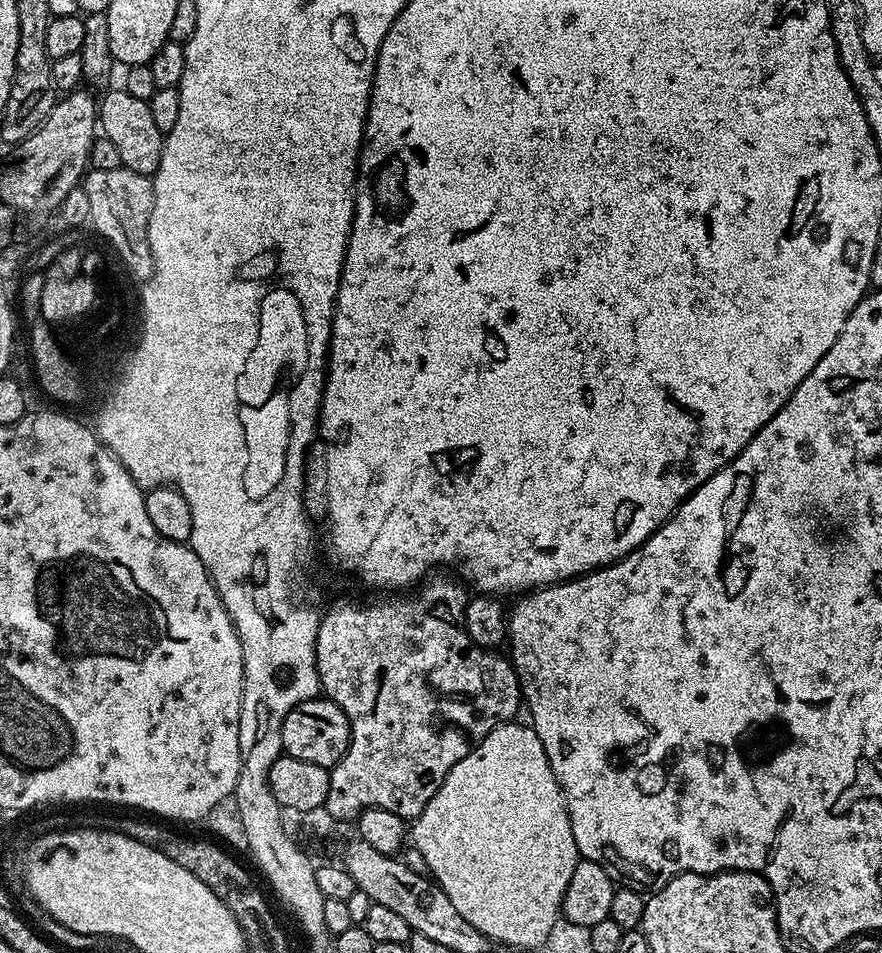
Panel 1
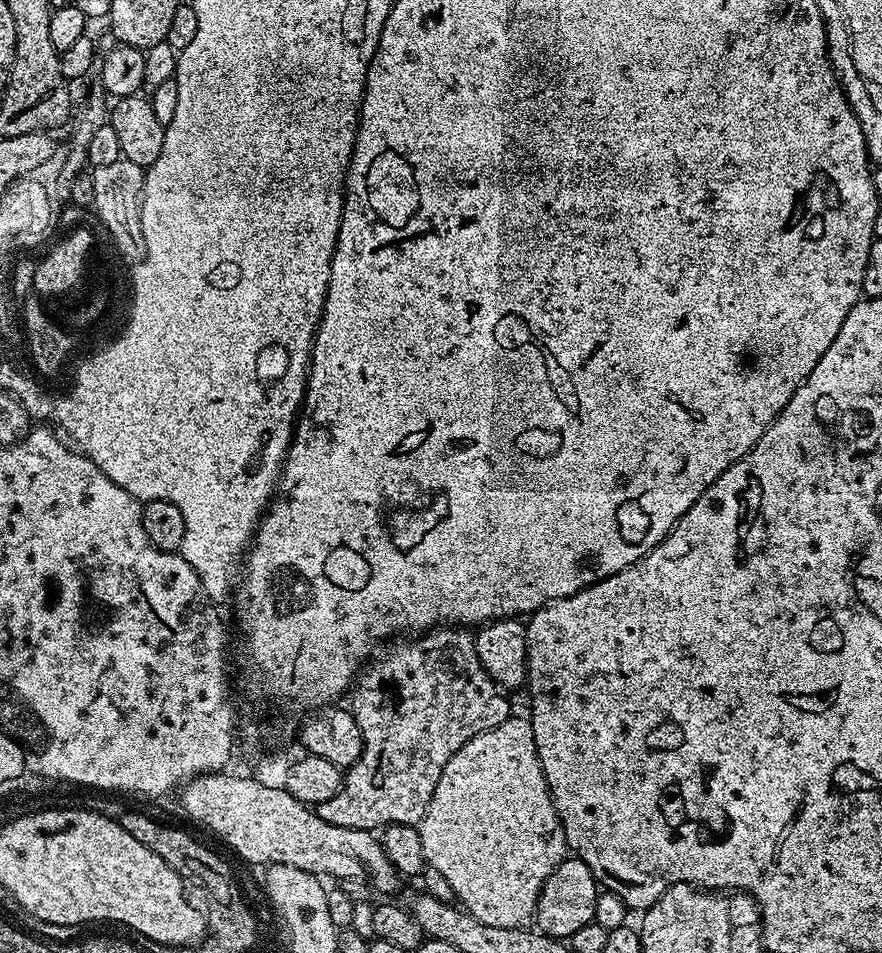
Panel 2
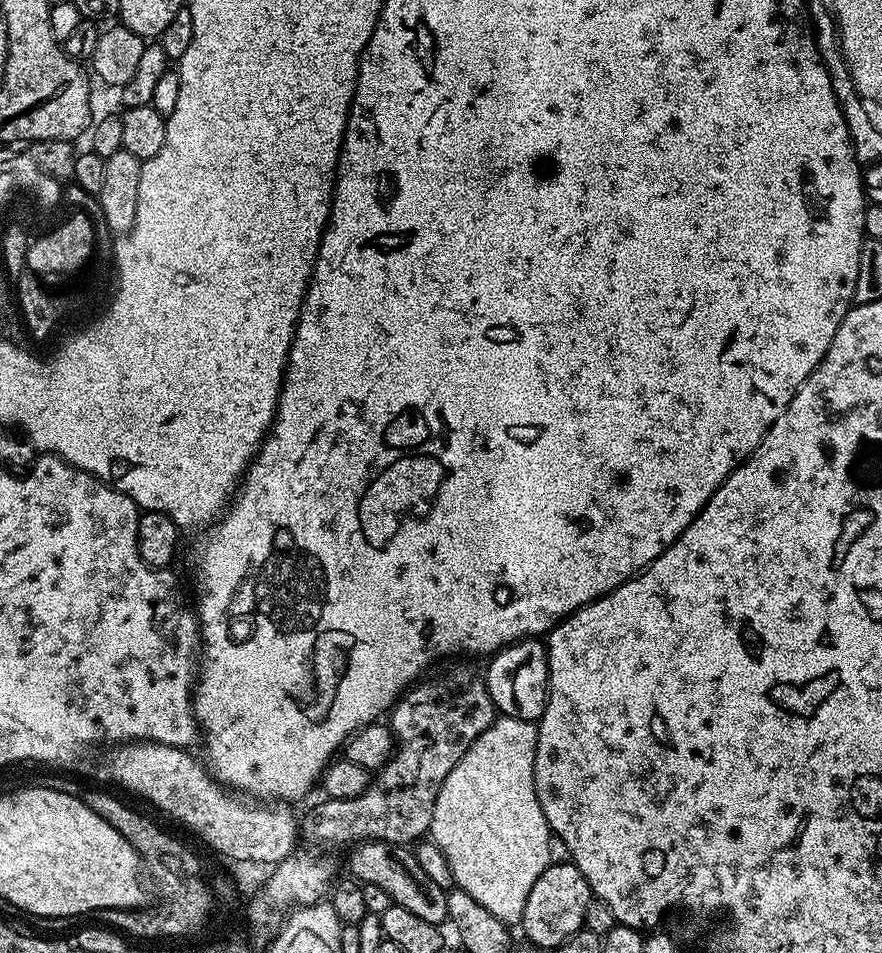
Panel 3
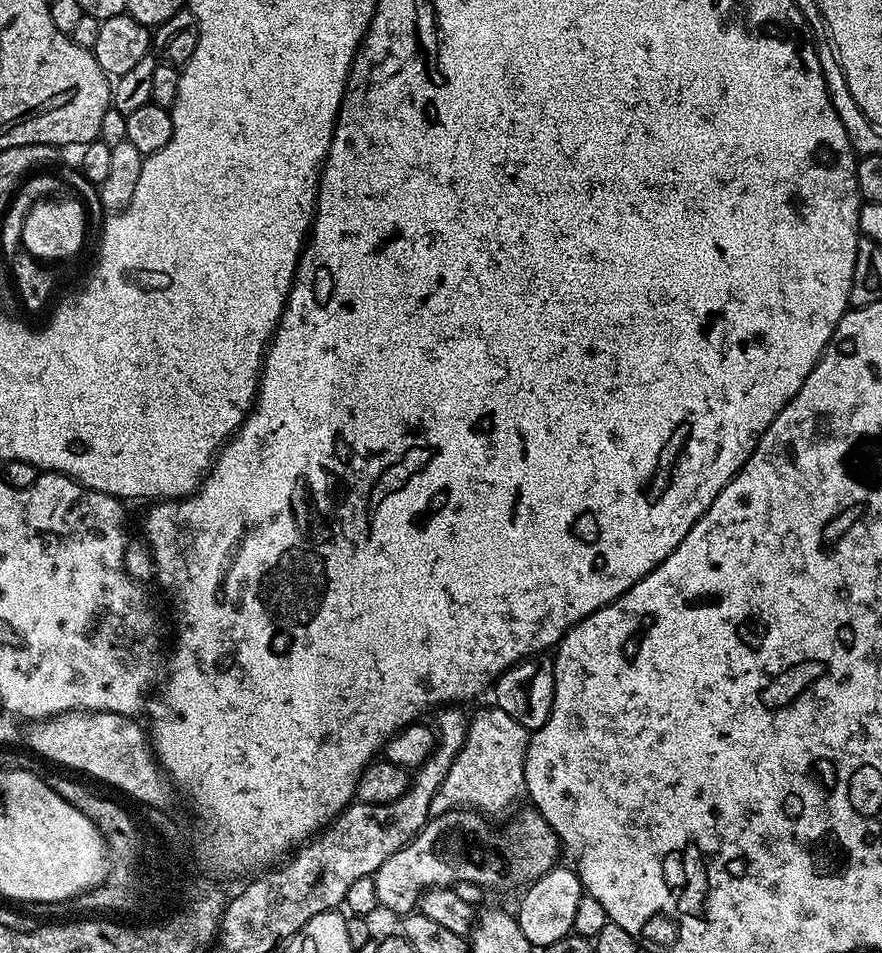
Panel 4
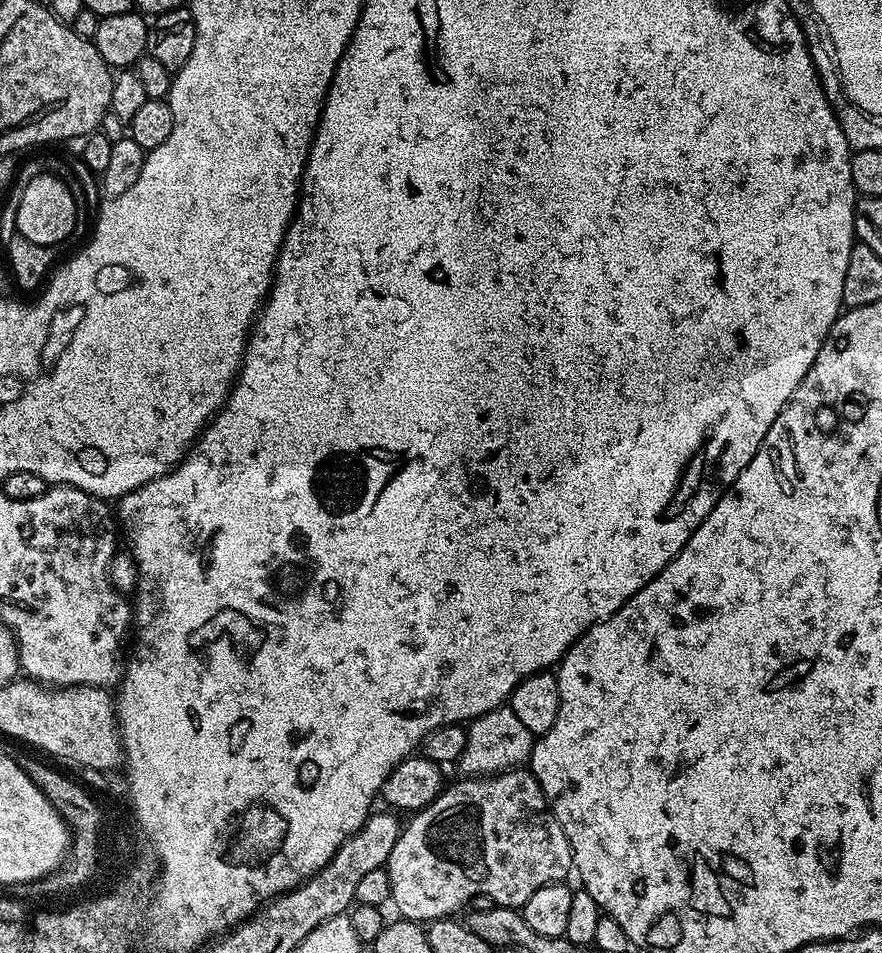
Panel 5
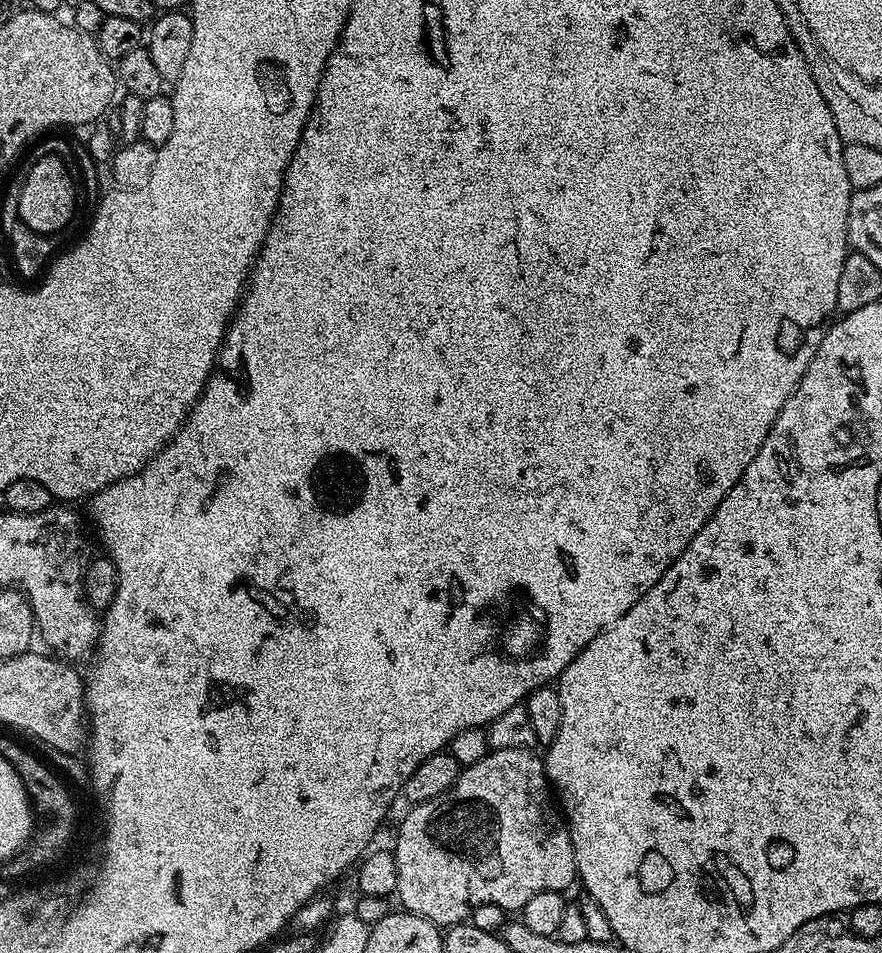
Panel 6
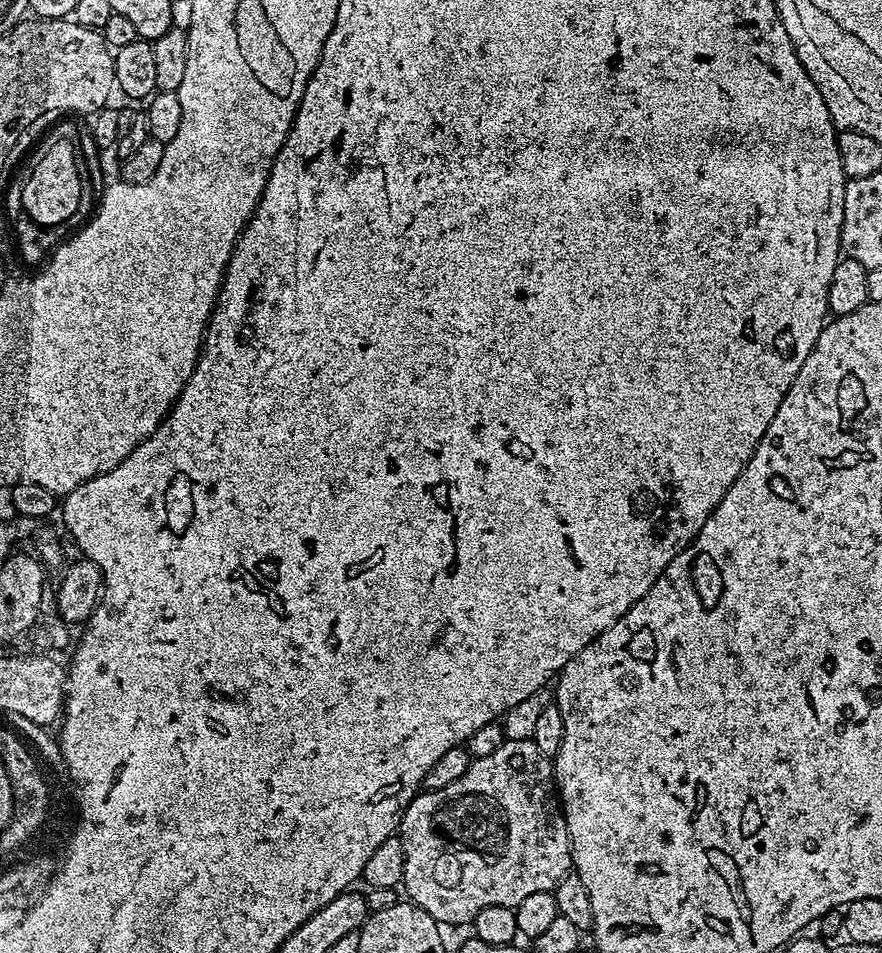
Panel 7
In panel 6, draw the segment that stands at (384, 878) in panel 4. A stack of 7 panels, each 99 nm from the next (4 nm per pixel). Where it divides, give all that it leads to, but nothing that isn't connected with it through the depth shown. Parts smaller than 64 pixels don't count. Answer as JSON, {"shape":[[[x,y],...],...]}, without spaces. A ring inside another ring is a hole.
{"shape":[[[498,748],[489,751],[488,755],[483,756],[478,762],[474,762],[474,766],[463,769],[454,782],[454,786],[450,786],[450,790],[446,790],[430,802],[422,802],[407,809],[409,811],[408,817],[400,824],[400,833],[396,836],[396,848],[394,847],[394,855],[398,862],[396,896],[404,903],[401,904],[403,911],[418,914],[437,926],[451,926],[467,921],[471,917],[472,911],[483,904],[502,906],[505,910],[512,910],[512,908],[523,910],[526,902],[530,902],[530,898],[534,898],[534,894],[564,892],[572,883],[574,885],[577,883],[576,859],[572,849],[572,840],[568,836],[565,821],[554,803],[548,775],[544,773],[543,759],[539,755],[535,756],[534,753],[532,748]]]}

